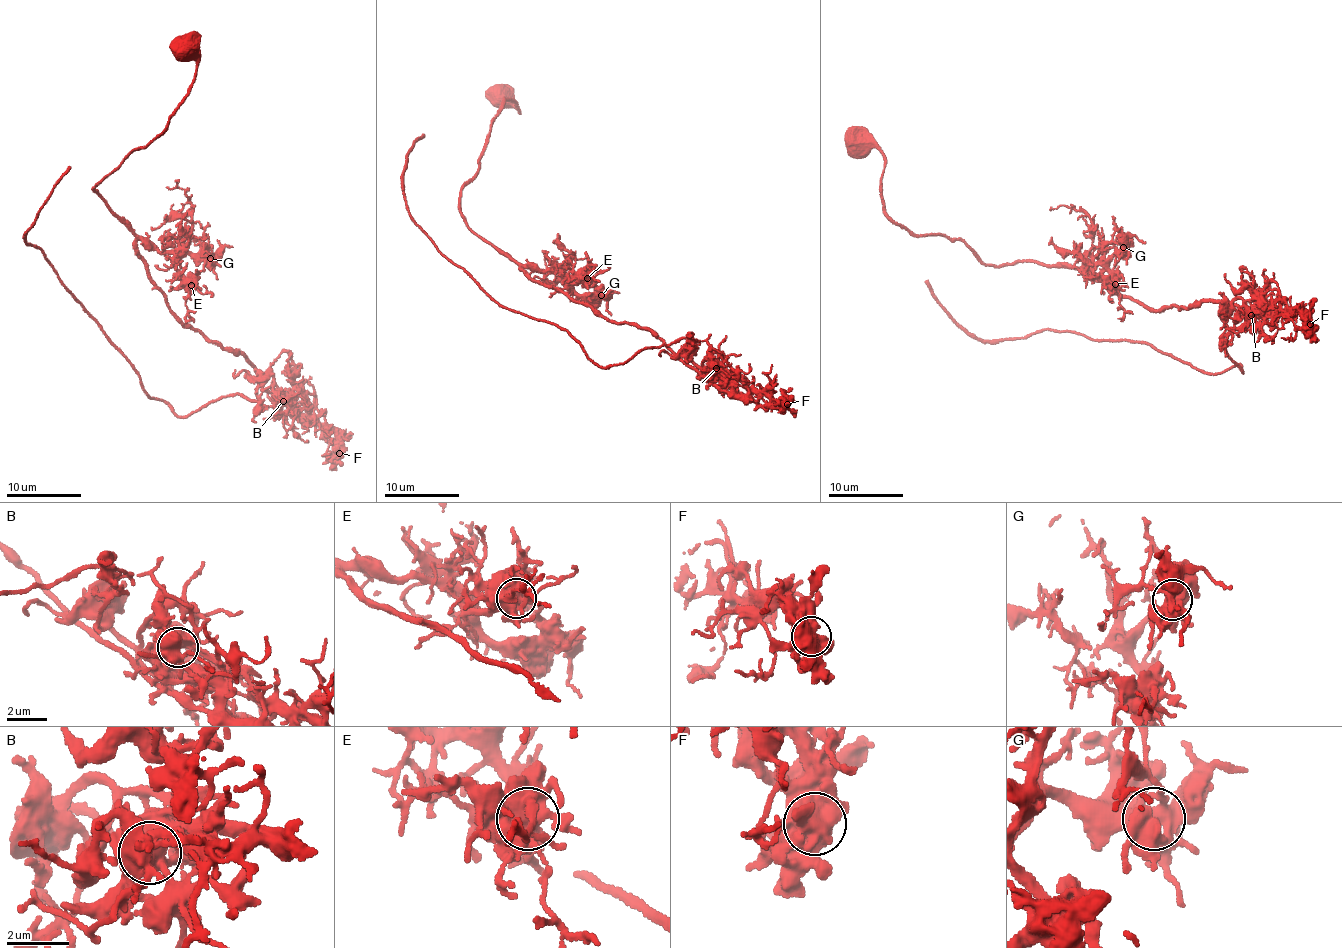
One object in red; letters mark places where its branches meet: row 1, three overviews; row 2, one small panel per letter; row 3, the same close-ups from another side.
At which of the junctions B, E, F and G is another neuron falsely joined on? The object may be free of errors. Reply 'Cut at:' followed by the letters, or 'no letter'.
Cut at: B

